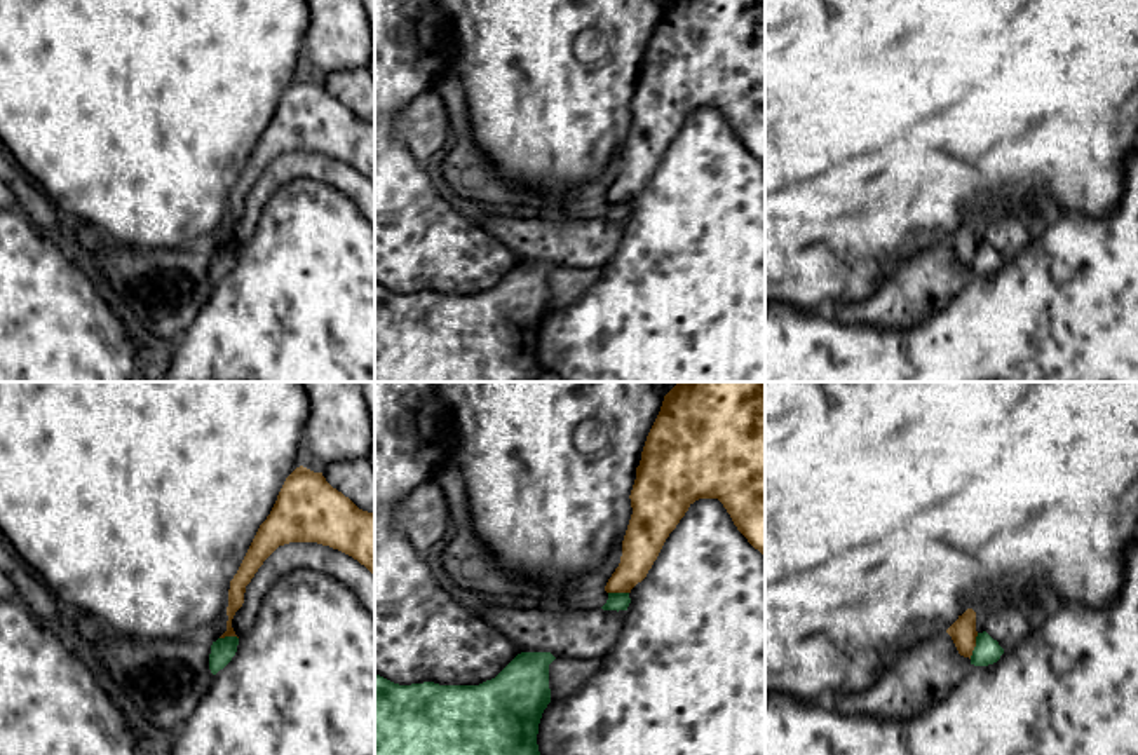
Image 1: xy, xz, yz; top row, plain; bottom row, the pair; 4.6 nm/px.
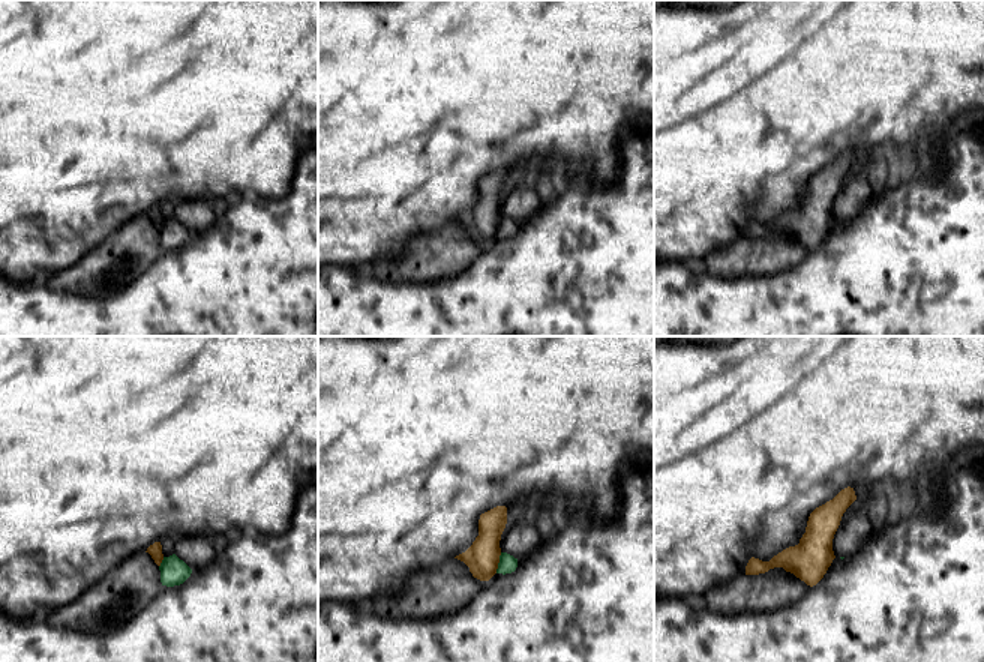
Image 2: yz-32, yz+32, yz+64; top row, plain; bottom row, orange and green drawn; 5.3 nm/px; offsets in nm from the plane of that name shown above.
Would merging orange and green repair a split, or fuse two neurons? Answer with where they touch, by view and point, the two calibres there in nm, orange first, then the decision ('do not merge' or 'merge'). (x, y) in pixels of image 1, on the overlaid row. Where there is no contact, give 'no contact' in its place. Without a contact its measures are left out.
yz (975, 646) | 120/120 nm | do not merge

